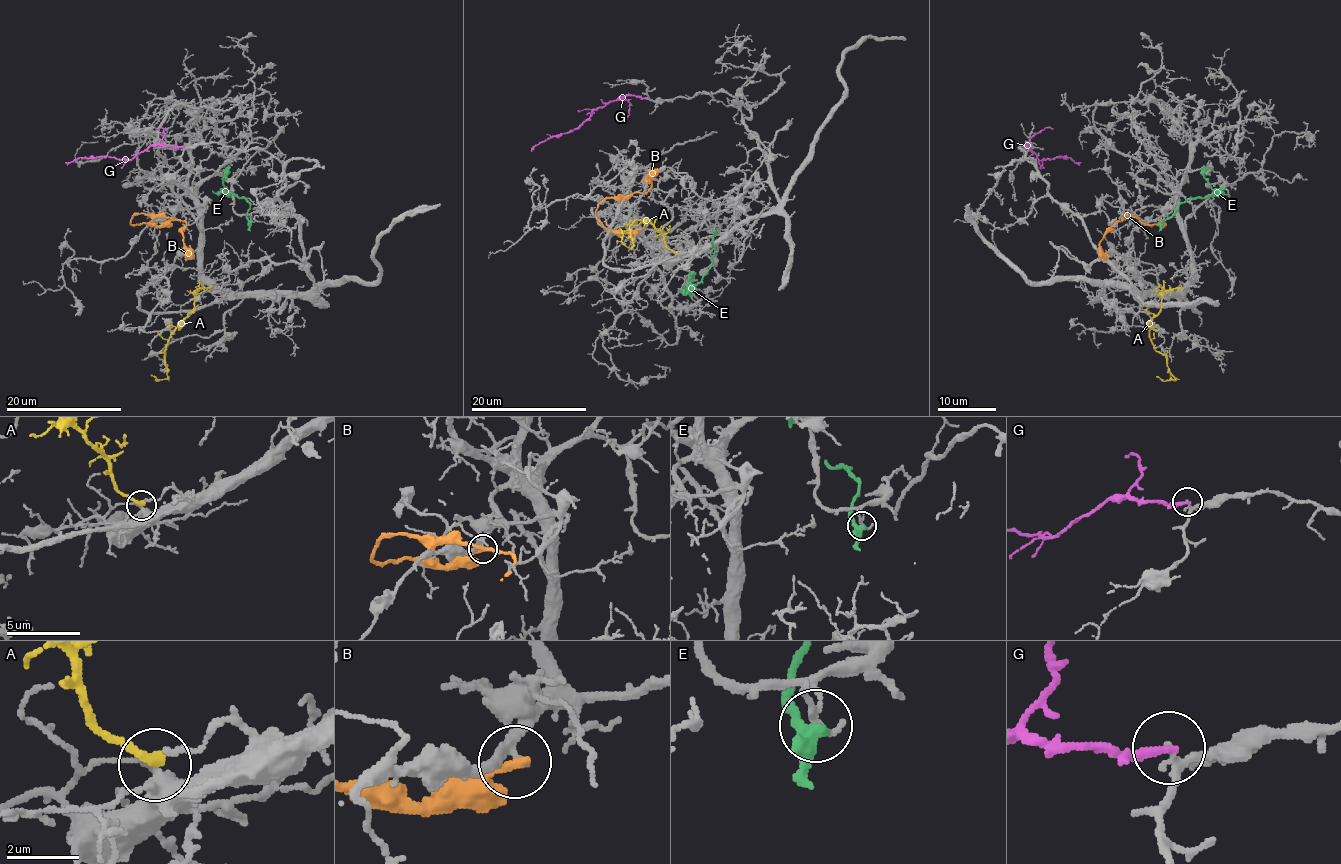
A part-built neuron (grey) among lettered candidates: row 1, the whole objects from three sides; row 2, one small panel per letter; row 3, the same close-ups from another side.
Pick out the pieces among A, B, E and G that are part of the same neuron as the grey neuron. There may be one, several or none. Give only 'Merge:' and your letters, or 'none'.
Merge: A

